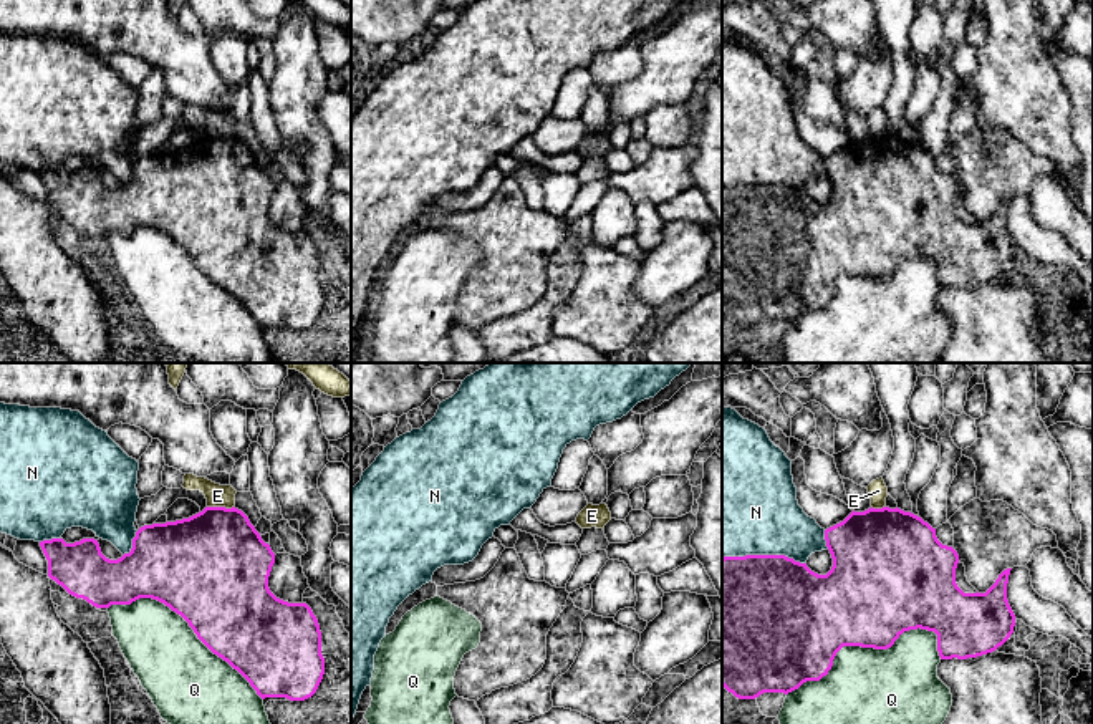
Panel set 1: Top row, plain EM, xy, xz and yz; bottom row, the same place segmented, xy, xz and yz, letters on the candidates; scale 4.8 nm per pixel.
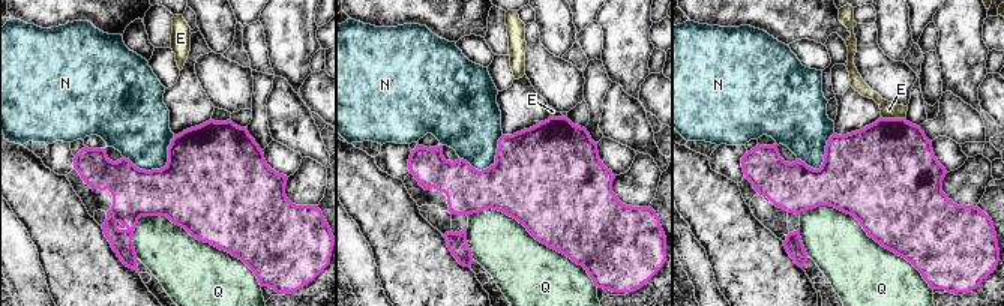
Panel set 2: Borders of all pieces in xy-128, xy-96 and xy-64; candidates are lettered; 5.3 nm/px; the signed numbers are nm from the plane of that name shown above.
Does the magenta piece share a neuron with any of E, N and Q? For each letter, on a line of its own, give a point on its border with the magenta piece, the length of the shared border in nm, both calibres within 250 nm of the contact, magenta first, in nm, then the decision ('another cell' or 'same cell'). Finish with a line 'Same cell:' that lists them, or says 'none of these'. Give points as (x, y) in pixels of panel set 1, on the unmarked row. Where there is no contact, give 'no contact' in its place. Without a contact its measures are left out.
E: xy (221, 136) | 140 nm | 480/110 nm | another cell
N: yz (764, 184) | 400 nm | 500/460 nm | another cell
Q: yz (857, 274) | 800 nm | 460/460 nm | another cell
Same cell: none of these

